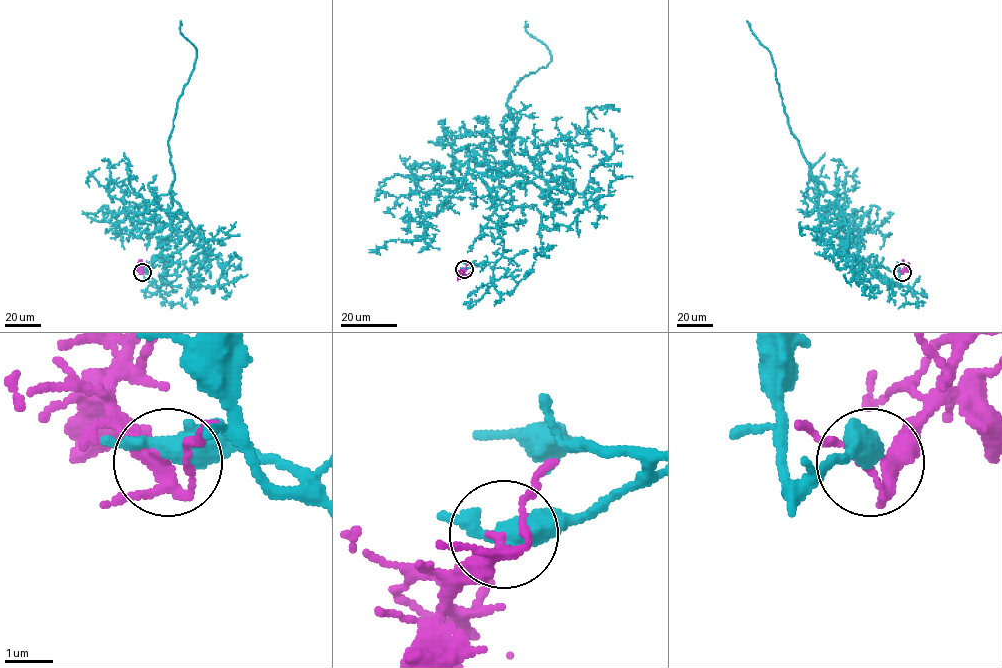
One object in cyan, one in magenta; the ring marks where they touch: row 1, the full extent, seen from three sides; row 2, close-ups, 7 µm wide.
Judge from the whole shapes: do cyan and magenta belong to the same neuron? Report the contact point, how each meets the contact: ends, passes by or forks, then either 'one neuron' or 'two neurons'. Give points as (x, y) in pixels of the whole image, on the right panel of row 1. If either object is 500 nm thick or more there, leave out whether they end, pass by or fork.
at (902, 272); cyan passes by; magenta forks there; two neurons

